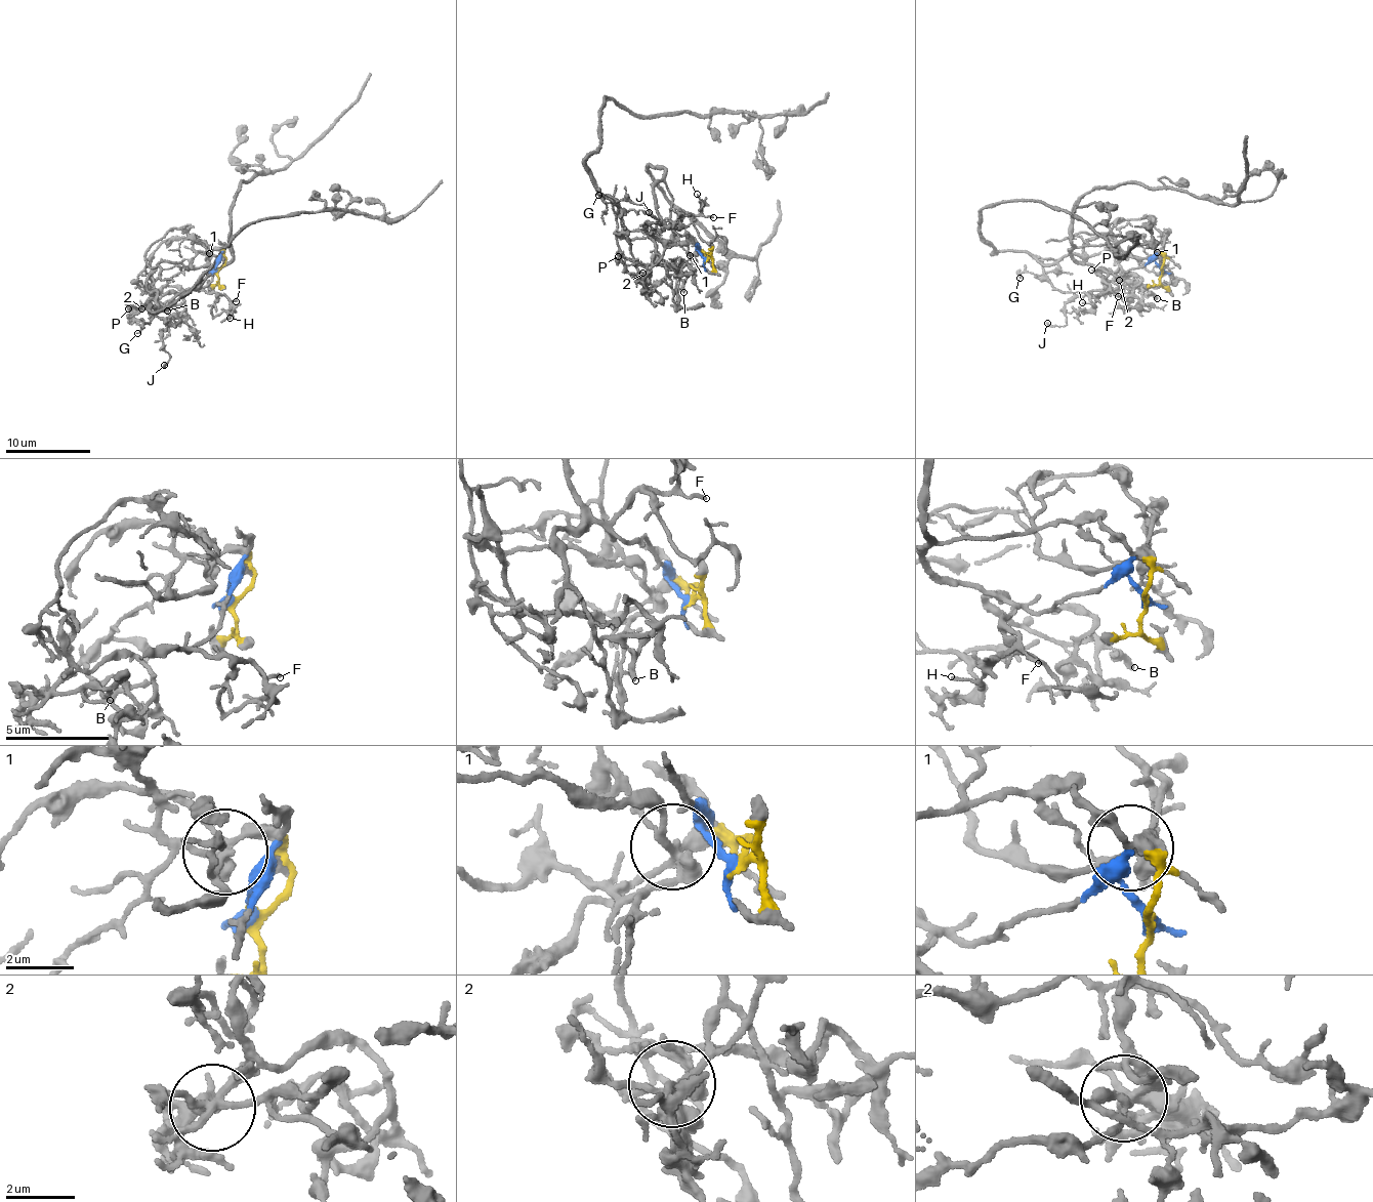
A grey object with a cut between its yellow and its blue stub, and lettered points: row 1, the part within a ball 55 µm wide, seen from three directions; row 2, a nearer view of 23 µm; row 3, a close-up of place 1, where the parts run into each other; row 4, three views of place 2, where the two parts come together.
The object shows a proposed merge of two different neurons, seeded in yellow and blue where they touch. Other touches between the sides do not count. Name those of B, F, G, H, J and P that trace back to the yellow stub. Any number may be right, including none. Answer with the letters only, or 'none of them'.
G

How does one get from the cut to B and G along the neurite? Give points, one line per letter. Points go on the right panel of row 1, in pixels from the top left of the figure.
B: (1162, 272), (1152, 260), (1119, 275), (1098, 267), (1096, 271), (1111, 280), (1132, 287), (1141, 285), (1156, 298)
G: (1162, 270), (1165, 253), (1136, 258), (1099, 234), (1084, 243), (1081, 255), (1018, 277)

